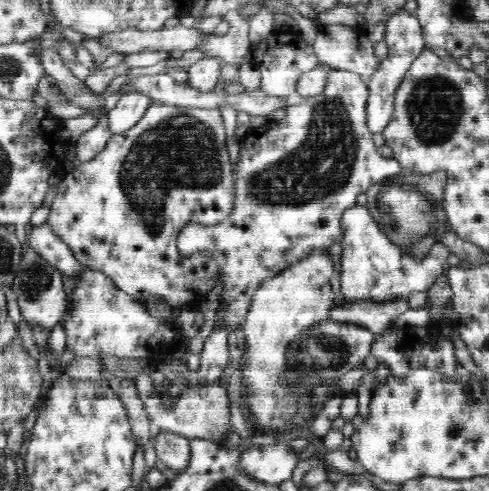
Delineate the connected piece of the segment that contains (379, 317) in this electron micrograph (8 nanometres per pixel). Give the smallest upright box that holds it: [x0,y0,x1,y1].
[331,300,410,333]

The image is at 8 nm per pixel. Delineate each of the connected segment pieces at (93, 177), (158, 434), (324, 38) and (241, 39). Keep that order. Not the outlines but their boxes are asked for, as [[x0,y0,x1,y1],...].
[[47,100,238,312],[153,430,190,470],[313,24,380,80],[199,10,252,65]]

